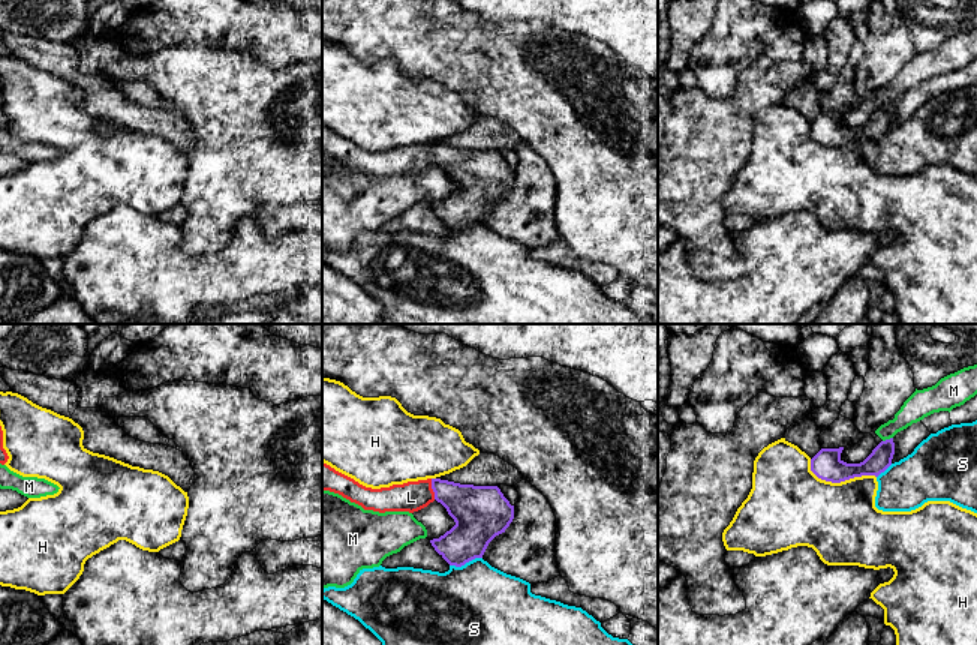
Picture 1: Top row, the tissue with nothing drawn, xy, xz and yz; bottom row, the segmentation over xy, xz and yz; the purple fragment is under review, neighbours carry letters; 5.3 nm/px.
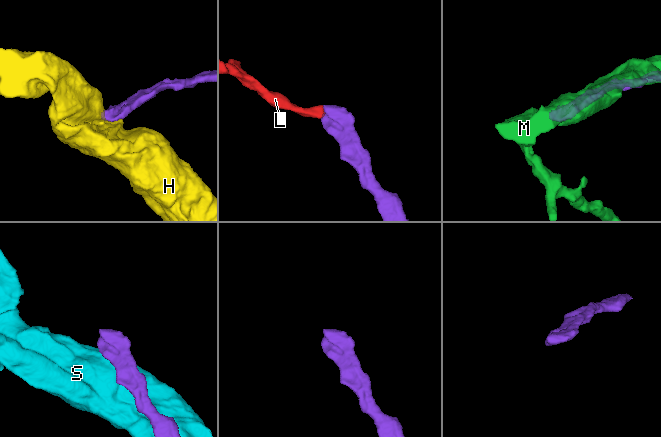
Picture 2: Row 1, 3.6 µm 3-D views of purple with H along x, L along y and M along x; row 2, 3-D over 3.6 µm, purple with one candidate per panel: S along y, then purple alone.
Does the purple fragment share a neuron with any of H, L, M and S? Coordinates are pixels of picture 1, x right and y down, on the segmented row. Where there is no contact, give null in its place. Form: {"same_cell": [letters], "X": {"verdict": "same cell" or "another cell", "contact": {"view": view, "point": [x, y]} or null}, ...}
{"same_cell": ["L"], "H": {"verdict": "another cell", "contact": {"view": "yz", "point": [838, 482]}}, "L": {"verdict": "same cell", "contact": {"view": "xz", "point": [432, 488]}}, "M": {"verdict": "another cell", "contact": {"view": "yz", "point": [887, 440]}}, "S": {"verdict": "another cell", "contact": {"view": "xz", "point": [465, 563]}}}

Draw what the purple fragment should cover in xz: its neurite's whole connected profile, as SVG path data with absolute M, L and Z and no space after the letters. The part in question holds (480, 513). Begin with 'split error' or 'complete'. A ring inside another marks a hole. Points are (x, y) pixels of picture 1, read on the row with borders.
split error; M322 462L322 490L339 494L364 510L379 513L414 513L436 500L456 525L430 543L450 566L456 567L483 558L488 543L505 532L514 519L514 506L497 486L427 478L372 489Z

